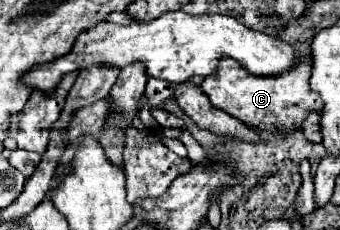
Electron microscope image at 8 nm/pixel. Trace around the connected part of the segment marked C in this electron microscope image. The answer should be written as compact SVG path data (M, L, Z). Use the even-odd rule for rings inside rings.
M223 56L219 58L217 70L209 78L203 78L199 88L207 94L209 102L215 108L239 118L241 122L255 126L259 130L285 132L299 128L307 112L311 110L319 112L323 108L321 98L309 88L309 76L311 76L311 62L297 62L293 70L277 78L257 78L245 72L245 68L241 68L239 62Z

